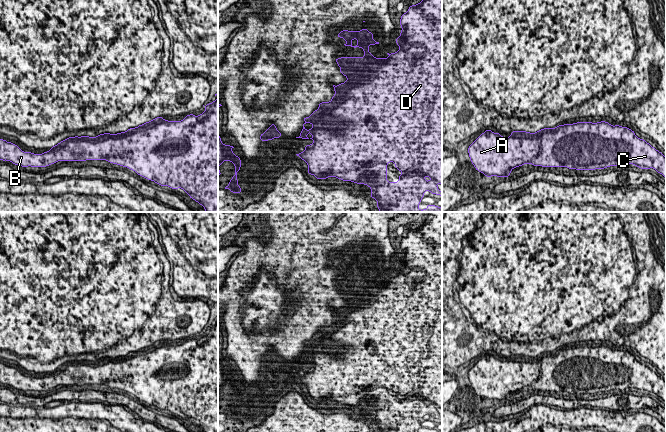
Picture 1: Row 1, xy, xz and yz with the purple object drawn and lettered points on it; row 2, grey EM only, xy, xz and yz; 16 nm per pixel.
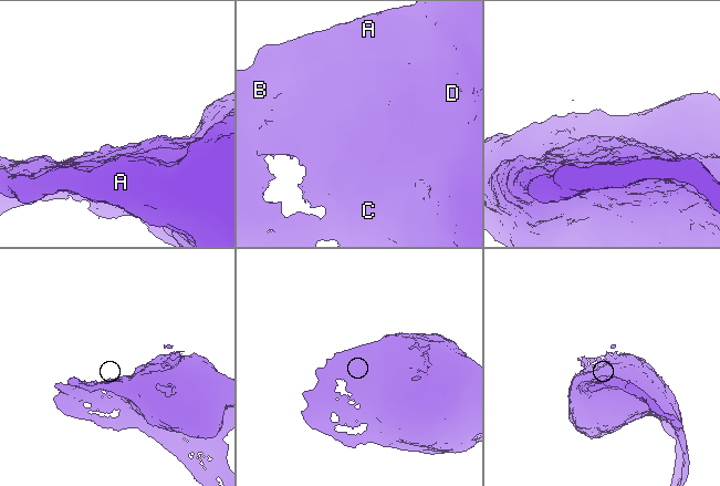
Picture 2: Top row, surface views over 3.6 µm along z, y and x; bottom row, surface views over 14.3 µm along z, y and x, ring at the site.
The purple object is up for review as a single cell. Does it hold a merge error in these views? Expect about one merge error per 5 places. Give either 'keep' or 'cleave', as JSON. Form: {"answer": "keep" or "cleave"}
{"answer": "keep"}

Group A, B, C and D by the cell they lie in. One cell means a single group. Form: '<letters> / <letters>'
A B C D

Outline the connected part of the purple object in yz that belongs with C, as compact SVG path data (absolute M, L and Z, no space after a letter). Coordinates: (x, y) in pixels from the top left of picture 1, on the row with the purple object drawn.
M606 121L597 123L576 122L543 128L536 133L512 131L510 137L502 137L490 129L482 133L468 146L468 154L475 169L486 177L509 177L513 168L524 164L542 167L567 167L575 170L604 169L610 166L633 164L640 169L654 168L666 178L666 157L645 139L640 139L628 127L612 126Z

